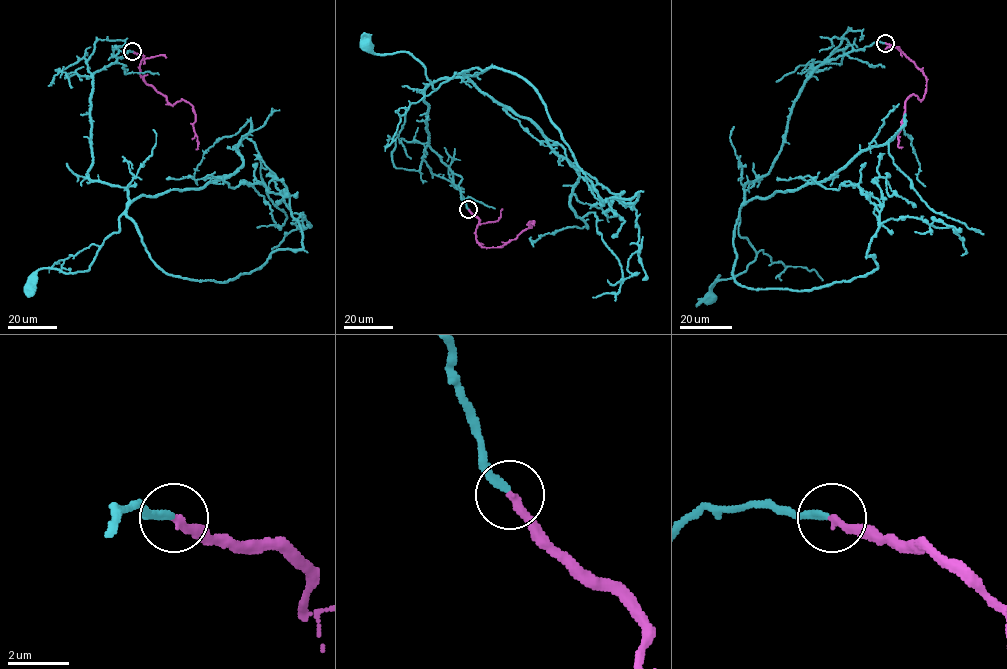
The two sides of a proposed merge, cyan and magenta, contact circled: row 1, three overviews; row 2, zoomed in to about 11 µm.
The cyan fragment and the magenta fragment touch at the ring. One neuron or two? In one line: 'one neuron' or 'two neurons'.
one neuron

